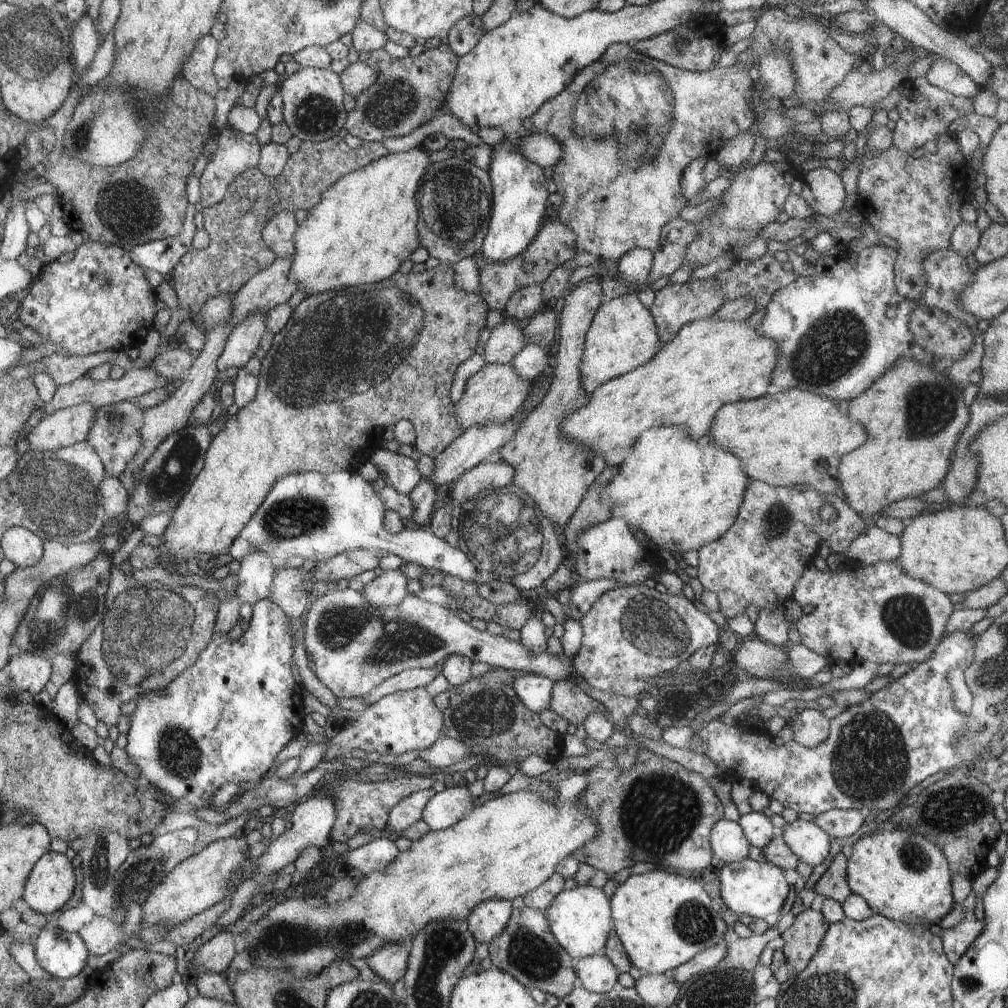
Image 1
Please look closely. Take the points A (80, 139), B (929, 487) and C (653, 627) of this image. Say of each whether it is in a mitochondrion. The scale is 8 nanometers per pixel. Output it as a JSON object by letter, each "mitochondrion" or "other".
{"A":"mitochondrion","B":"other","C":"mitochondrion"}

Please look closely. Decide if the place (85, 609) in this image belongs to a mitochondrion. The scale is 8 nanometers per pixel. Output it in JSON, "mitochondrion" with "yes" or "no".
{"mitochondrion":"yes"}

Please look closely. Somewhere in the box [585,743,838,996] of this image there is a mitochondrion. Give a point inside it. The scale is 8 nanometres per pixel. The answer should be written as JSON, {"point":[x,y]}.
{"point":[660,811]}

